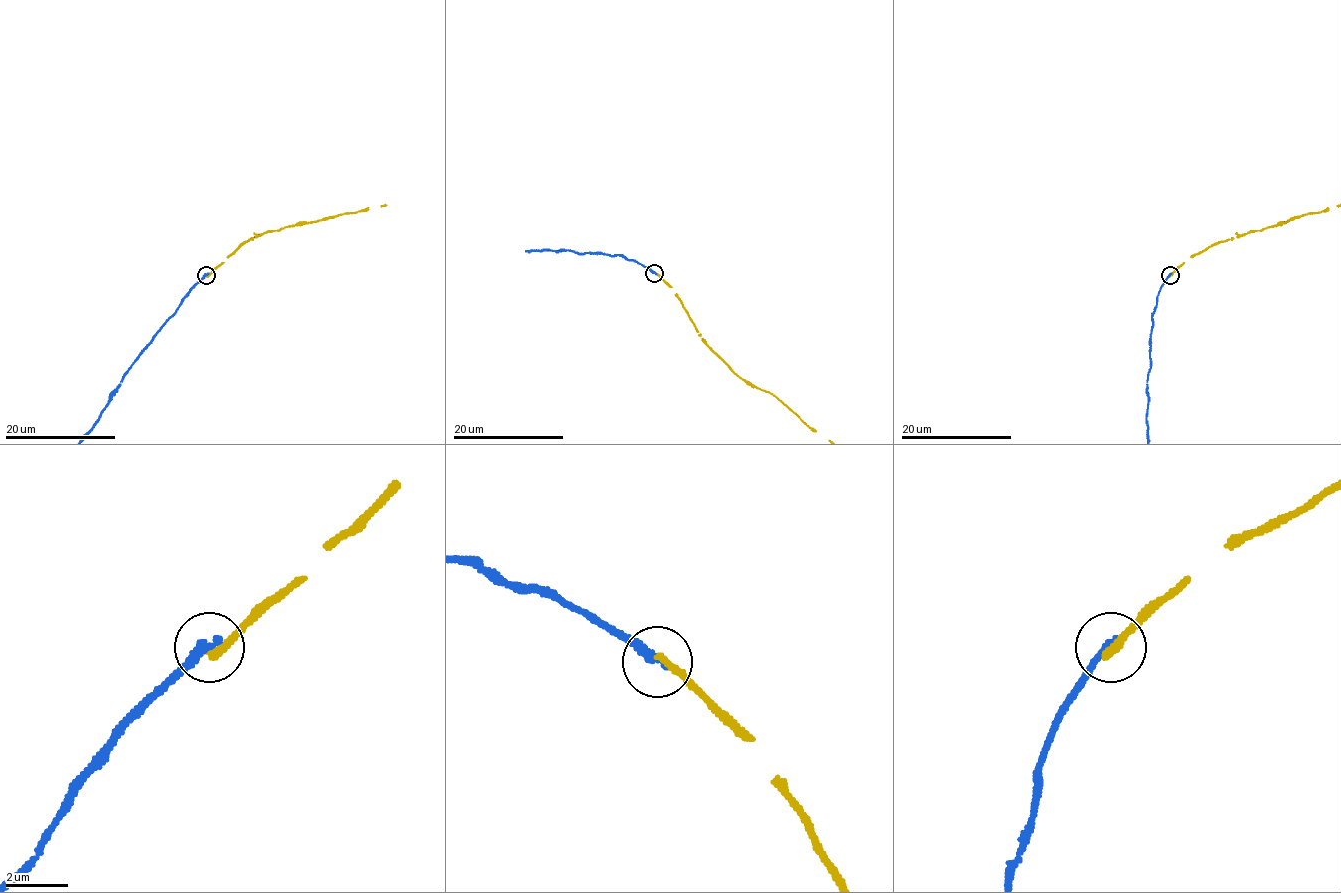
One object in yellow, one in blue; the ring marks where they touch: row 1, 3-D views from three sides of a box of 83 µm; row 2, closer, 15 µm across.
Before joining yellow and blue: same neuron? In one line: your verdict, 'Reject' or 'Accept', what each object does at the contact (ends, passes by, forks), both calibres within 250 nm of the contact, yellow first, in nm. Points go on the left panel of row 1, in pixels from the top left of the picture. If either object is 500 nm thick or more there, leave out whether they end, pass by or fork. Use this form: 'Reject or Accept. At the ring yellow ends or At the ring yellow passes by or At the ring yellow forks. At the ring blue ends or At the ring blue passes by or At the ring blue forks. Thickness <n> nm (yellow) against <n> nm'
Reject. At the ring yellow ends. At the ring blue ends. Thickness 280 nm (yellow) against 280 nm

